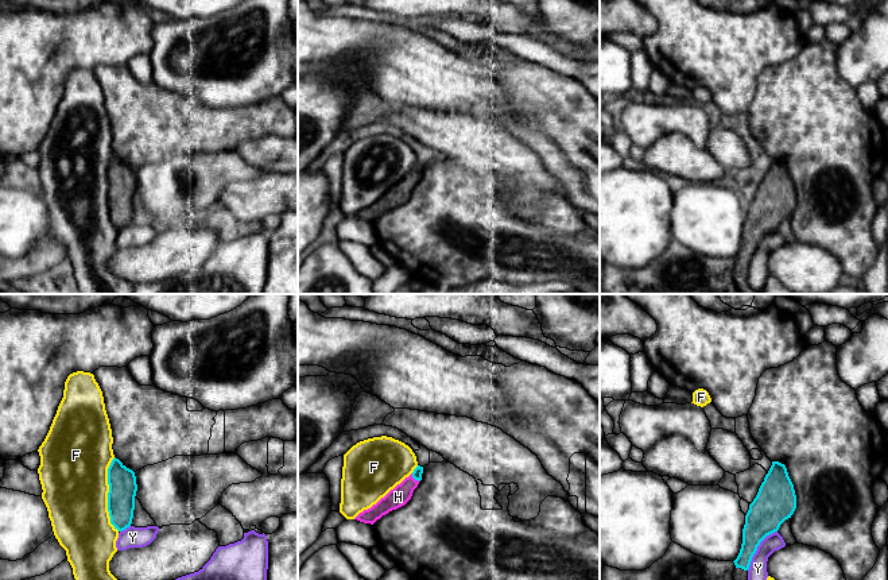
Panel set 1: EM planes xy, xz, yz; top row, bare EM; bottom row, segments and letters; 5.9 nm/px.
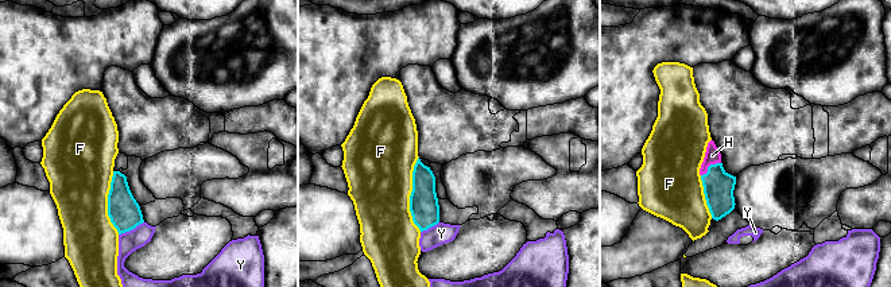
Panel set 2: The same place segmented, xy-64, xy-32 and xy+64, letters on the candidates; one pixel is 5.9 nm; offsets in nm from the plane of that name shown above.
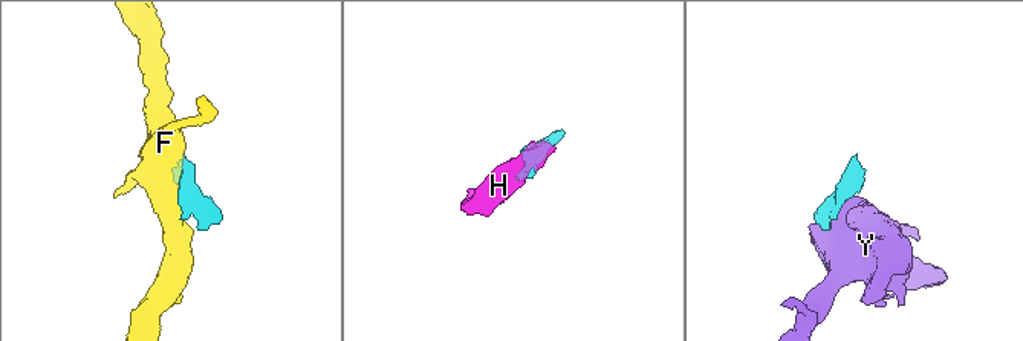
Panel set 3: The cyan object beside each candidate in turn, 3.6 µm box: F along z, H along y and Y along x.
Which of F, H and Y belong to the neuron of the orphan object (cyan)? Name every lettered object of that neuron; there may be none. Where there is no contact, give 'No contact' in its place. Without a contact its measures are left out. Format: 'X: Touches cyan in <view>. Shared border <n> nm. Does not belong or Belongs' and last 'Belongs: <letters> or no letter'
F: Touches cyan in xy. Shared border 440 nm. Does not belong
H: Touches cyan in xz. Shared border 70 nm. Belongs
Y: Touches cyan in yz. Shared border 300 nm. Does not belong
Belongs: H

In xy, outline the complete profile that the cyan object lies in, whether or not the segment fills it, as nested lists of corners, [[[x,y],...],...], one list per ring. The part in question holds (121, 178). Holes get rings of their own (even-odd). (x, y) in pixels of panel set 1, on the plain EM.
[[[113,156],[108,166],[108,209],[110,221],[119,229],[131,224],[137,189],[135,170],[119,156]]]

